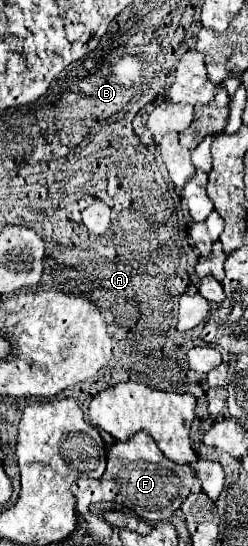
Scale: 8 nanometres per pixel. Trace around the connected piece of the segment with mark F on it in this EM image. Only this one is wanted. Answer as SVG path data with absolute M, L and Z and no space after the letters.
M138 432L138 436L132 436L128 442L116 442L108 448L108 466L100 479L80 478L71 490L76 496L76 510L80 514L88 512L88 506L94 502L118 502L138 512L138 516L144 520L162 522L170 518L190 494L202 492L202 486L198 484L198 478L190 466L170 462L154 440L146 436L146 432Z

